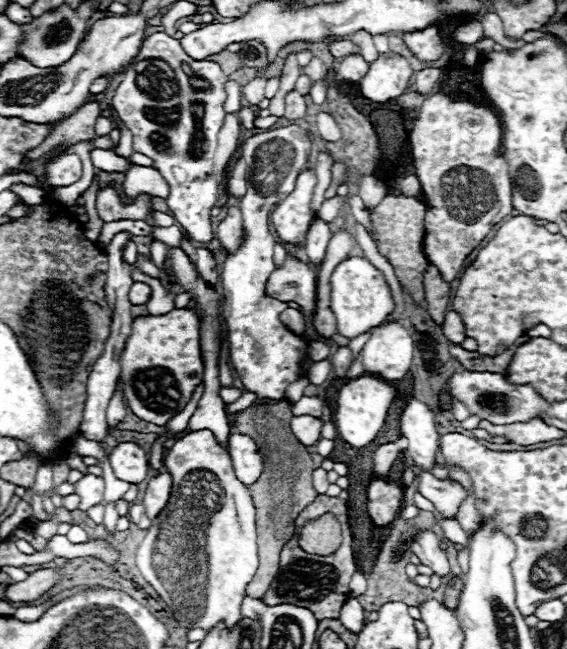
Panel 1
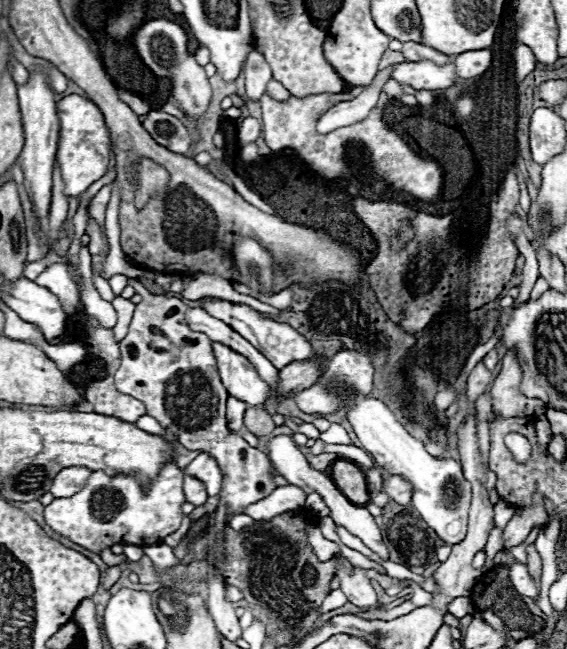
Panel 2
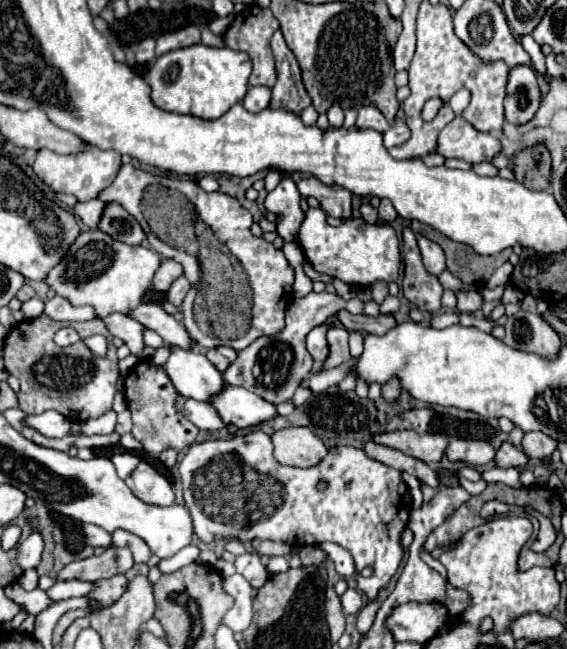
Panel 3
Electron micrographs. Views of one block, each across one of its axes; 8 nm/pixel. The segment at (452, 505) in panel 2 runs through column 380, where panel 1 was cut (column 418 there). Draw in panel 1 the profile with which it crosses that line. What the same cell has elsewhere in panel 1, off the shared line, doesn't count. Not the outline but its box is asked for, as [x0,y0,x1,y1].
[400,398,440,472]

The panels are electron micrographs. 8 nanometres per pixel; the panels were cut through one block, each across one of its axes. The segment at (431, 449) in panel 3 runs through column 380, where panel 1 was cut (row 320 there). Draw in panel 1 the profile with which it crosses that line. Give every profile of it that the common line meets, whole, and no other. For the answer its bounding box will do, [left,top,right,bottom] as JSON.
[424,264,450,324]

